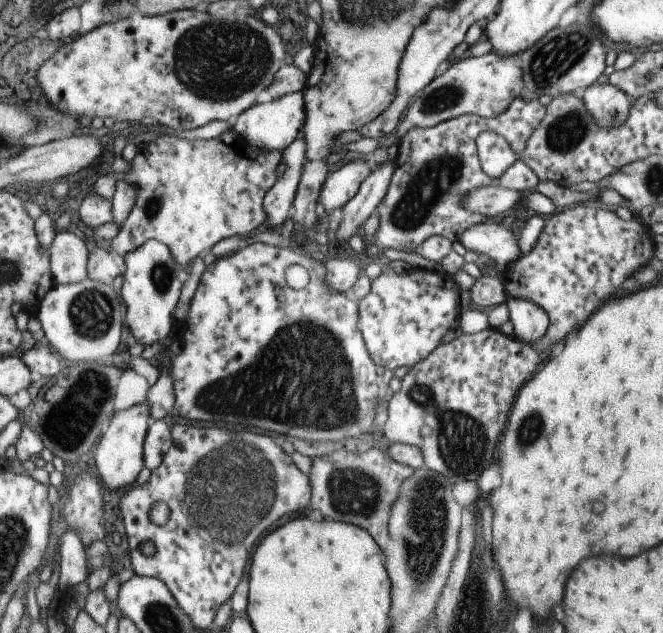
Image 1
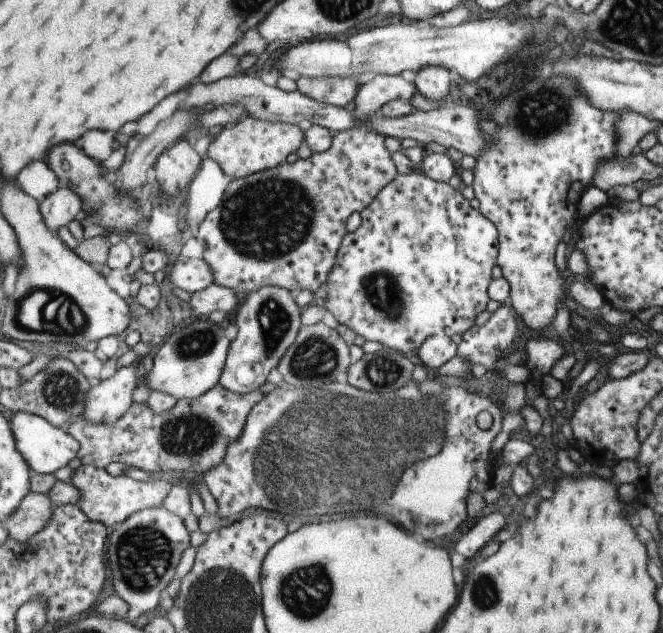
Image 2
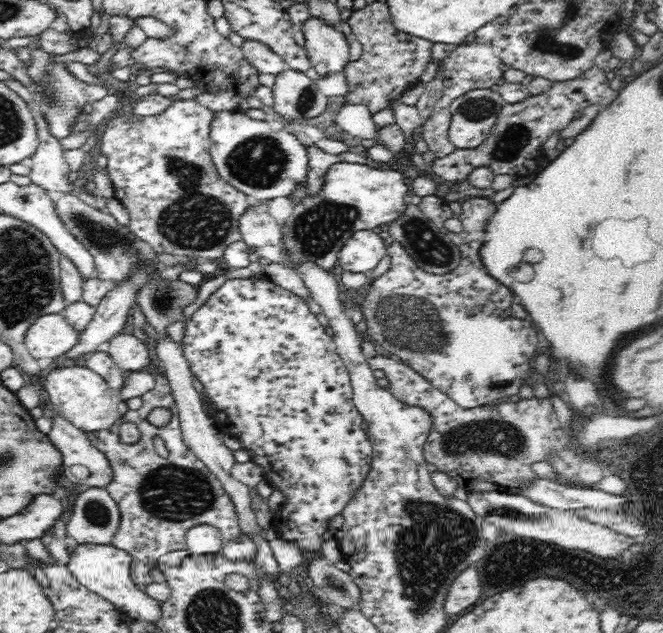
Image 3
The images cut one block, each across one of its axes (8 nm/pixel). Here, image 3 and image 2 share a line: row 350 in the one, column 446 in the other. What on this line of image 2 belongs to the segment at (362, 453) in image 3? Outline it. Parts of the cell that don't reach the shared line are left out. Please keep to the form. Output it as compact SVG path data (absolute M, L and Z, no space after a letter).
M412 170L409 174L396 175L391 182L388 182L374 199L362 208L360 213L360 223L357 229L346 232L342 236L342 242L337 249L332 270L326 276L325 288L327 297L324 299L324 308L338 324L347 326L351 332L361 336L363 340L375 340L381 346L387 347L391 351L397 351L402 355L405 352L415 352L419 345L431 335L451 338L453 334L460 336L474 325L475 316L485 309L488 296L488 287L491 268L495 266L497 254L498 234L496 228L477 209L469 205L469 201L463 199L460 188L454 189L447 183L440 183L425 177L419 170Z

